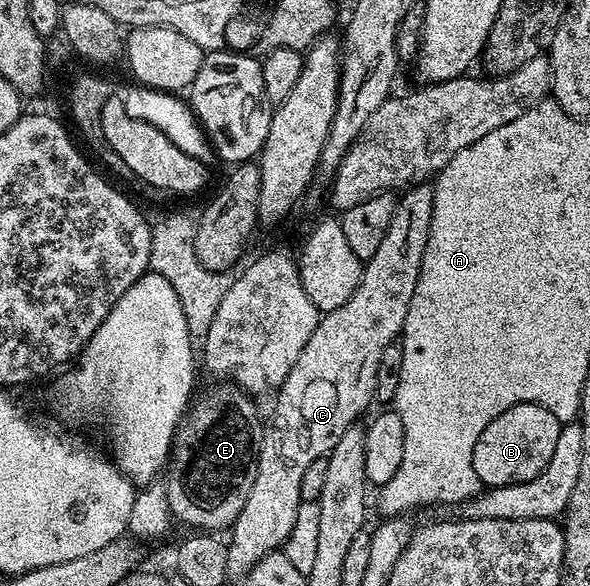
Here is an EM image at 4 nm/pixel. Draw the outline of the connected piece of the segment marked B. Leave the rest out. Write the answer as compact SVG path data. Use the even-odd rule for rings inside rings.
M516 403L507 413L499 413L499 417L479 433L479 441L475 441L473 468L479 473L479 481L486 488L492 488L529 483L539 477L539 473L547 469L551 453L555 453L558 430L555 416L537 403Z

